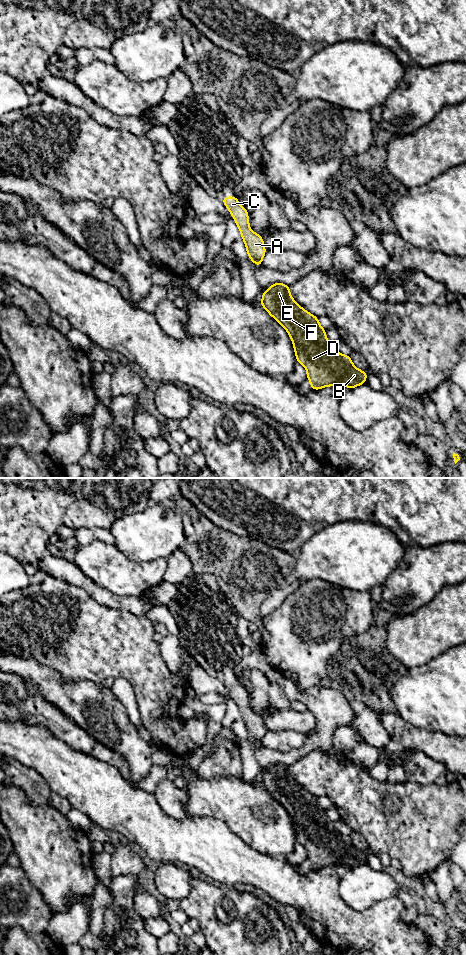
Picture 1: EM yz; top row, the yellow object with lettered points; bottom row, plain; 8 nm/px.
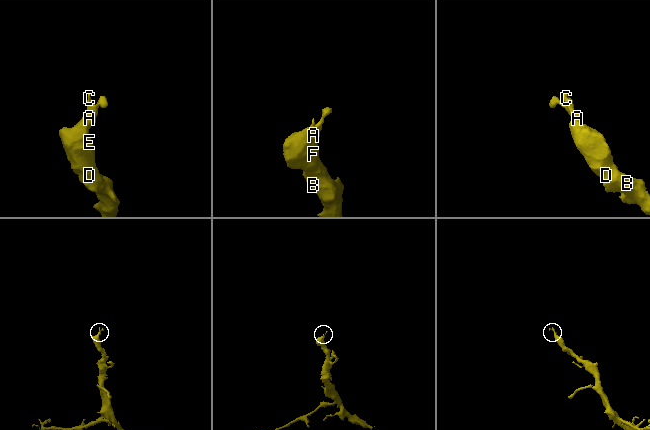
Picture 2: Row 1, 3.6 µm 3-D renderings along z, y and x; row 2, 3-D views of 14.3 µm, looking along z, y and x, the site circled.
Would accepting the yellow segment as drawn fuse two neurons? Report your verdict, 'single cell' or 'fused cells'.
single cell

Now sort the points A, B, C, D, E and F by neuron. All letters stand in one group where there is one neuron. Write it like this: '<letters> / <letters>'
A B C D E F

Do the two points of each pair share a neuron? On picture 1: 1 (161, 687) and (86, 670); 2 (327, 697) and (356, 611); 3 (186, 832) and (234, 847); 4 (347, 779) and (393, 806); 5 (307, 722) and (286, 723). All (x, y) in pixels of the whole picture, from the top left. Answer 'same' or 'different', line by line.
1: same
2: different
3: same
4: same
5: same

